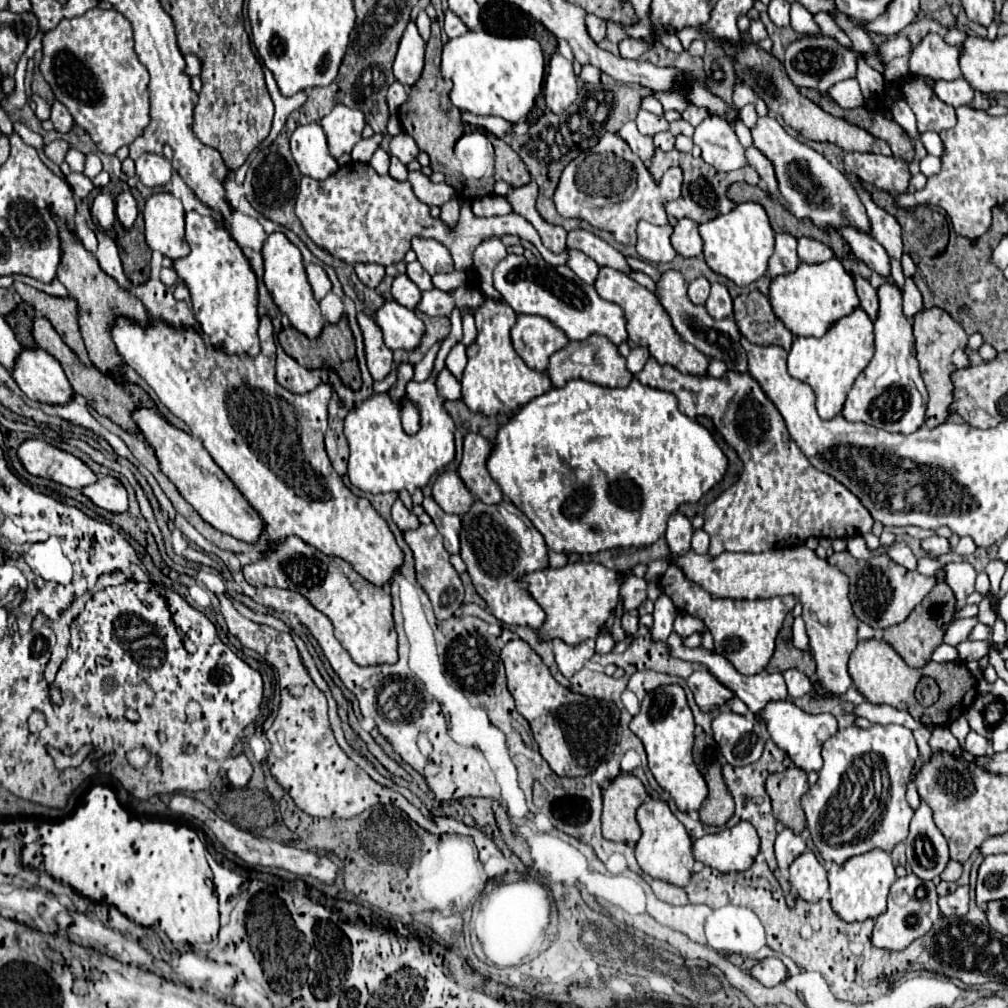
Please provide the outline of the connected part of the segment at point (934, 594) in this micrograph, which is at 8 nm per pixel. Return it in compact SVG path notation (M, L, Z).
M937 583L921 601L921 605L913 609L913 613L909 615L909 621L905 621L905 625L897 625L897 631L895 627L885 629L883 639L889 641L889 645L893 645L897 653L901 653L901 657L909 667L925 667L931 661L933 651L943 643L945 629L955 621L955 611L957 611L957 599L953 591L945 583Z

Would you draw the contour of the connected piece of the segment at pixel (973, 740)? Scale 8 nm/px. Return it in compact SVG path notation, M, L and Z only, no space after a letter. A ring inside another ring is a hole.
M973 729L969 731L969 735L967 735L967 739L965 739L965 745L963 745L969 753L973 753L973 755L987 755L989 753L989 749L991 749L991 743L989 743L989 739L987 737L983 737L983 735L979 735L979 733L975 733Z

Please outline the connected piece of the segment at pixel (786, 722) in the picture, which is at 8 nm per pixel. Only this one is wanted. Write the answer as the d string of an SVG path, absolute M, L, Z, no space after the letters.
M769 701L759 721L767 727L771 741L783 749L799 769L807 773L821 769L821 747L833 733L837 733L837 721L833 715L809 715L791 701Z

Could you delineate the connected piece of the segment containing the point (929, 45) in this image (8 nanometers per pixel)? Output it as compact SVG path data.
M927 35L911 55L909 65L913 75L929 75L933 79L955 81L961 79L963 73L959 69L959 49L945 45L939 35Z

